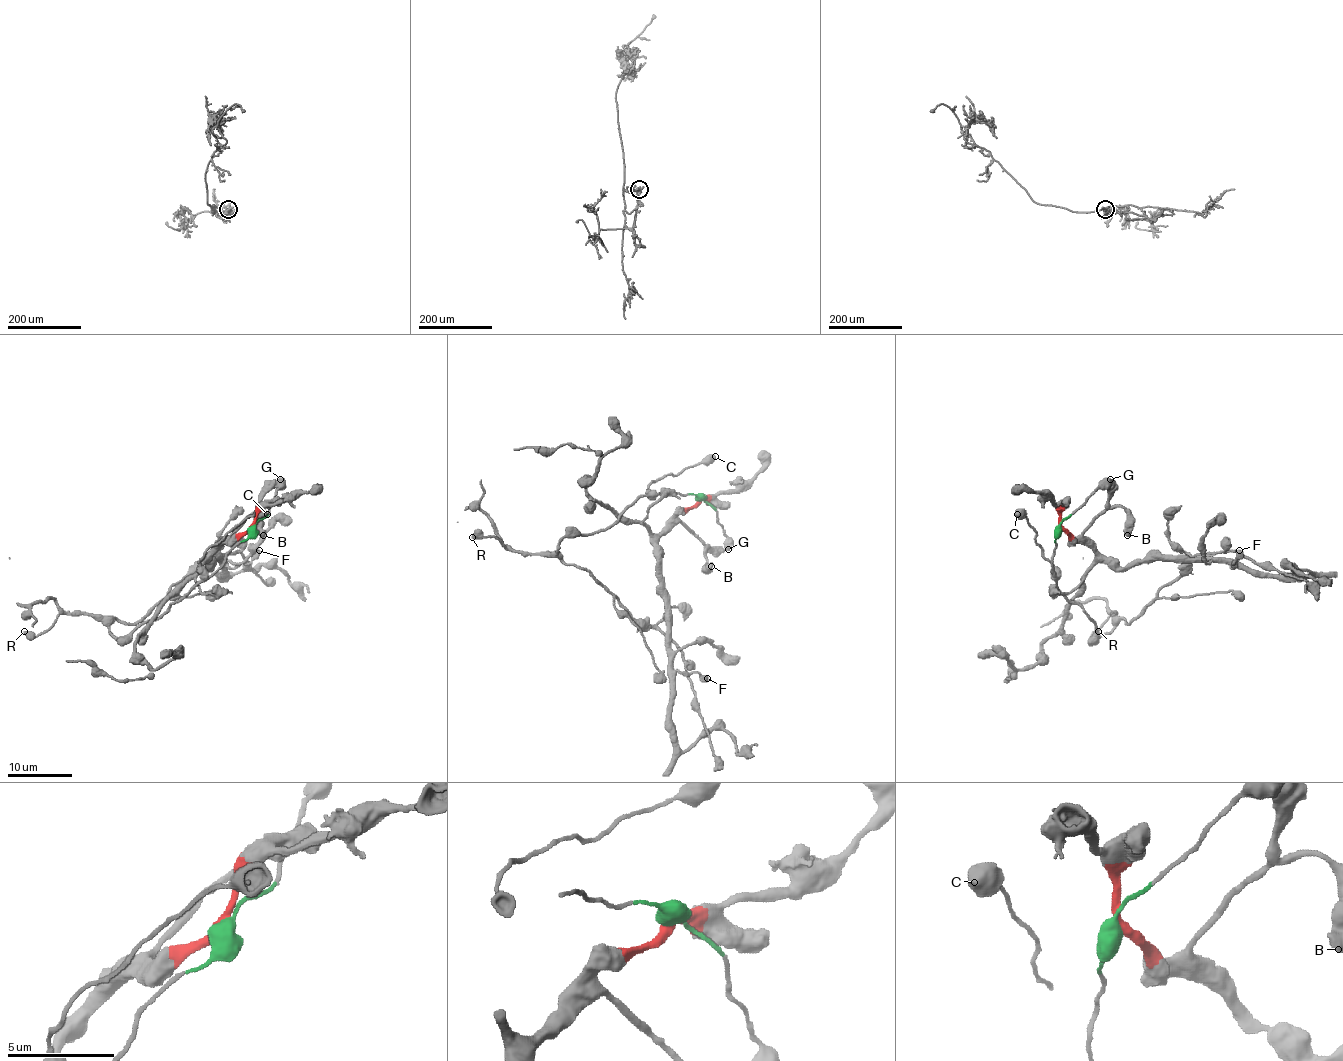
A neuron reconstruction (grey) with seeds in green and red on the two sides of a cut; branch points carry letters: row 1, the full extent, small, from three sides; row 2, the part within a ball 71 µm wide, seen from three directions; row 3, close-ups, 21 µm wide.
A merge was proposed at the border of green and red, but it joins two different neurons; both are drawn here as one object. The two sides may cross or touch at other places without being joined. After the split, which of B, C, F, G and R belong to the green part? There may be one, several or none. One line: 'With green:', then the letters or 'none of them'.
With green: C, G, R

